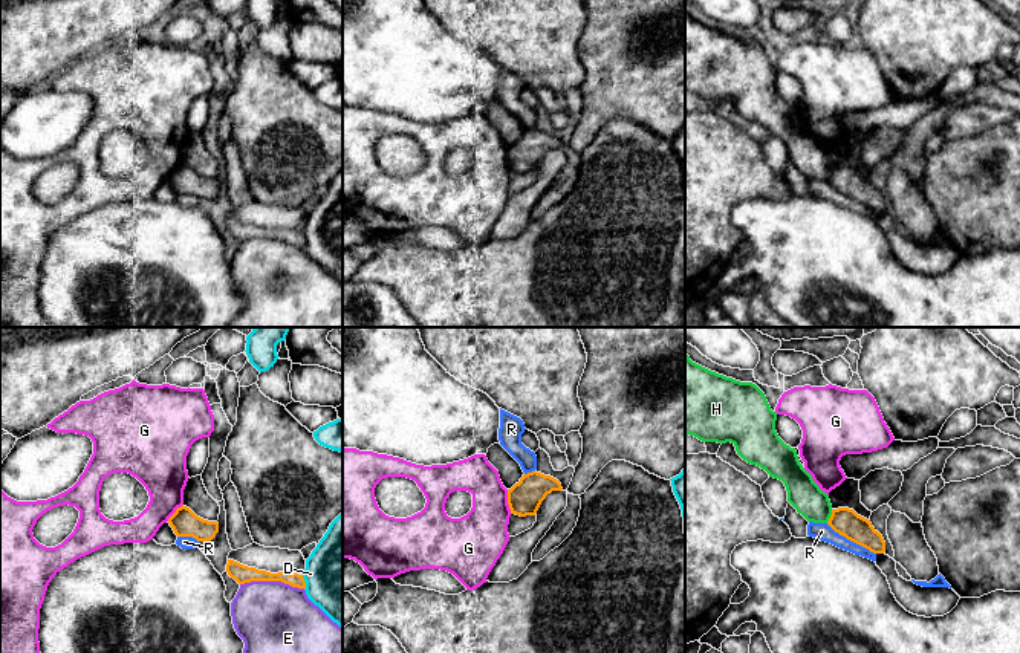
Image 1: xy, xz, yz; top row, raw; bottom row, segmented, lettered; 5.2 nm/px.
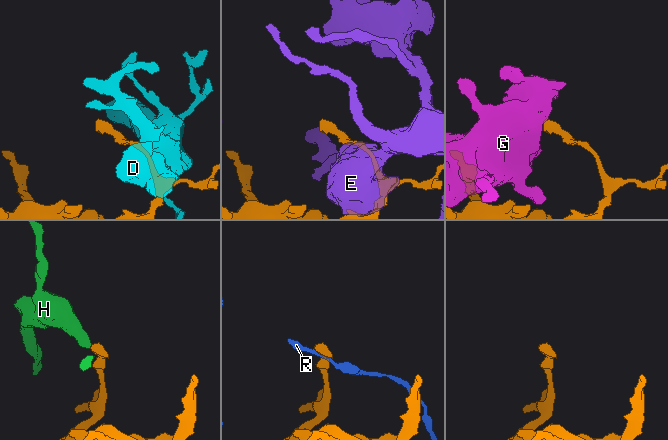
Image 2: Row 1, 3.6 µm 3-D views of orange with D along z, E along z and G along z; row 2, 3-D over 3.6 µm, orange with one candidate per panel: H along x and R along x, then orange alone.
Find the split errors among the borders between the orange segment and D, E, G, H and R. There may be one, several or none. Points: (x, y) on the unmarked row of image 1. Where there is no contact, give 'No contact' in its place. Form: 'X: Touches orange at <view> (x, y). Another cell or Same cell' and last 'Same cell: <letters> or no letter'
D: Touches orange at xy (305, 240). Another cell
E: Touches orange at xy (272, 237). Another cell
G: Touches orange at xz (508, 159). Another cell
H: Touches orange at yz (831, 173). Another cell
R: Touches orange at yz (851, 198). Another cell
Same cell: no letter

